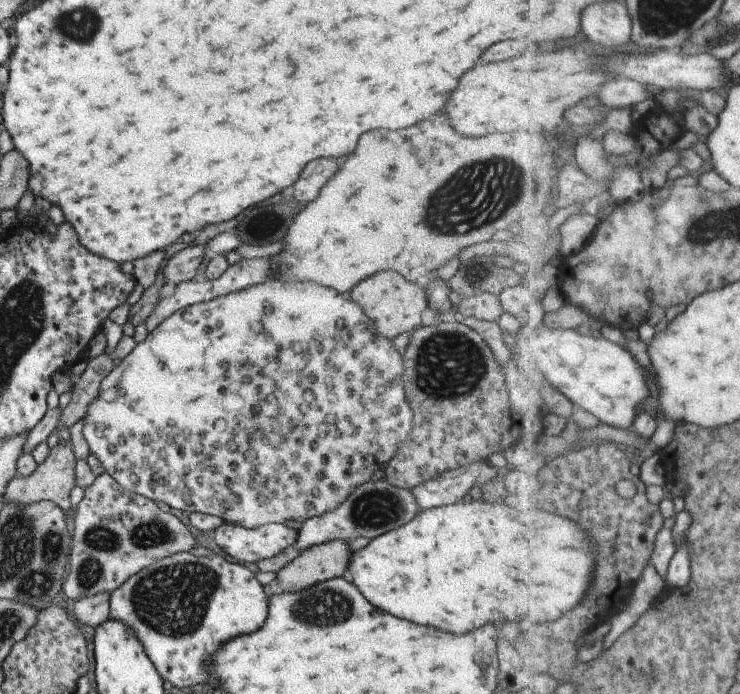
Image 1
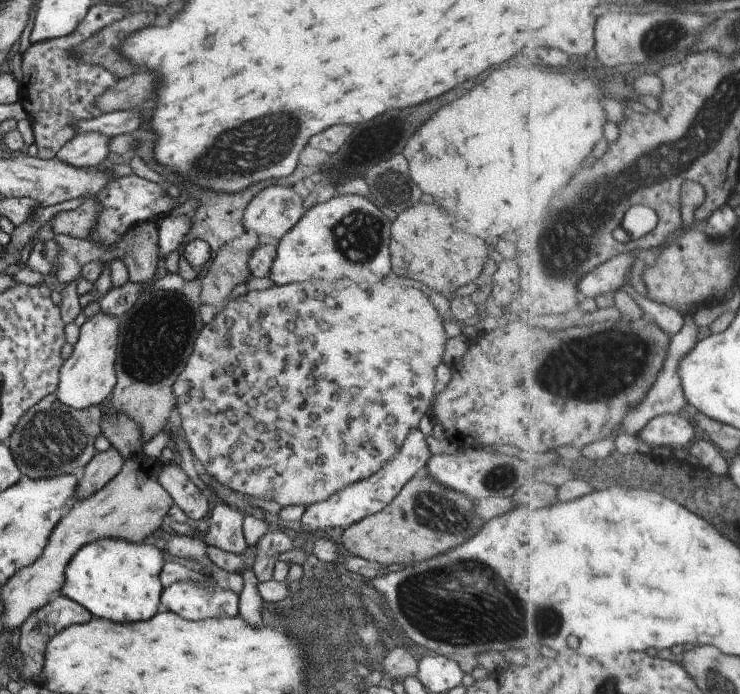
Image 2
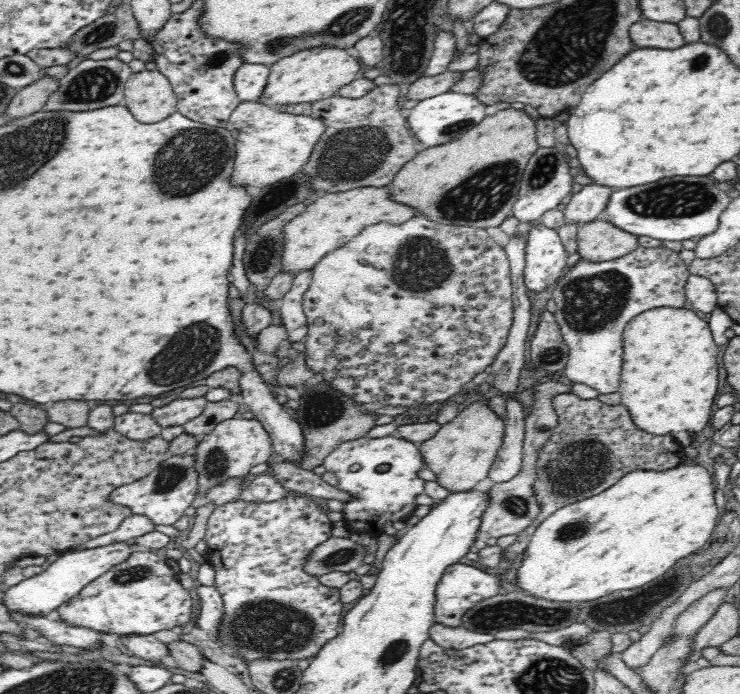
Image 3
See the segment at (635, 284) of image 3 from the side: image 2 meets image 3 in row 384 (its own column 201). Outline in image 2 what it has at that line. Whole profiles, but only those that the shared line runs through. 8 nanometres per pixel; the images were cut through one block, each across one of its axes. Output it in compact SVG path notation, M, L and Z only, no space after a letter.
M207 578L210 585L203 587L191 581L174 582L162 588L160 593L160 603L168 612L173 612L177 616L183 616L185 620L203 620L207 618L219 619L223 617L236 616L238 613L238 594L232 590L219 588L212 578Z

